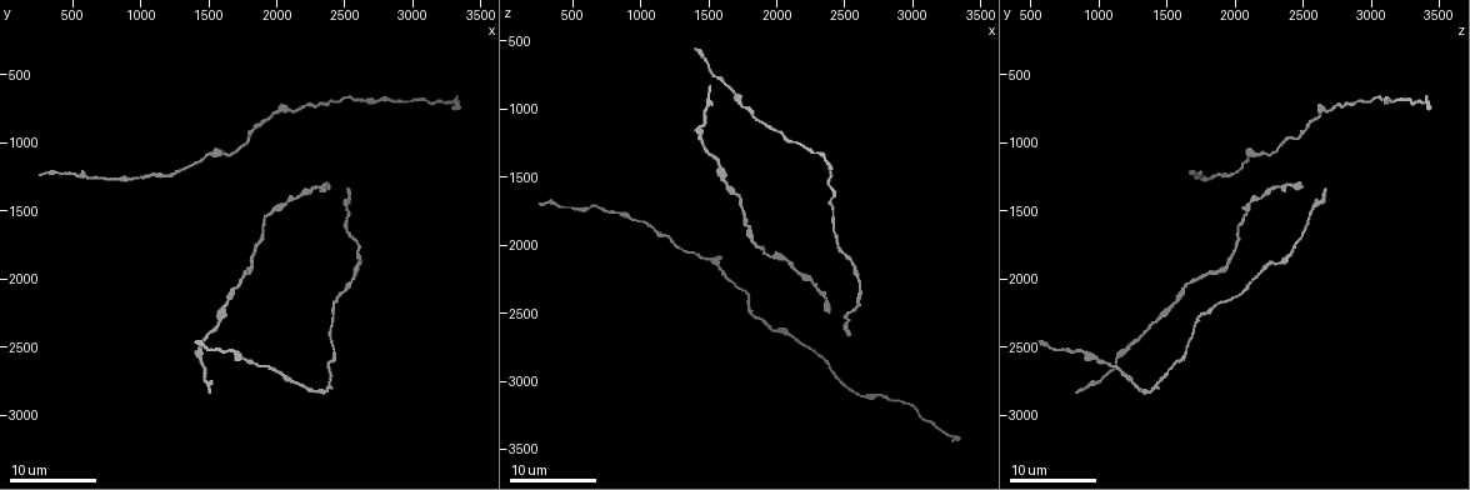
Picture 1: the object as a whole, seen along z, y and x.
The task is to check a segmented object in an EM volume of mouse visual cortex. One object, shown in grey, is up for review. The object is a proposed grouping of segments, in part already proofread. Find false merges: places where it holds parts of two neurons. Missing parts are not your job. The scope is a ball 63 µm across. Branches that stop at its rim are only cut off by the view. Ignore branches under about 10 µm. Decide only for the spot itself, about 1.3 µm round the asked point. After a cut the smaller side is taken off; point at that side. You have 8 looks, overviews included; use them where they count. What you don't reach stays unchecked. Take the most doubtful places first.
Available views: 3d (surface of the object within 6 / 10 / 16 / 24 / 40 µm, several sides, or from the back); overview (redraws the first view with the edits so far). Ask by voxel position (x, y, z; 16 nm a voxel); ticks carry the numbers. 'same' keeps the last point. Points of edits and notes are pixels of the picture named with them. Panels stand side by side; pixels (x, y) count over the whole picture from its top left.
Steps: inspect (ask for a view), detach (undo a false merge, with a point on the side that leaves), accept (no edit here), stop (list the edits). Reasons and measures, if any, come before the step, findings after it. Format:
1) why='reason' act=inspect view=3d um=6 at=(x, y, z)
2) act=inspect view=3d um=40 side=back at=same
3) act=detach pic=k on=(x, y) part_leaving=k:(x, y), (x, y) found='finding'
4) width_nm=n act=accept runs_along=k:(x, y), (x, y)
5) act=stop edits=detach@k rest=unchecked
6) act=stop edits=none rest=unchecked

why='calibre changes' act=inspect view=3d um=10 at=(1720, 2560, 920)

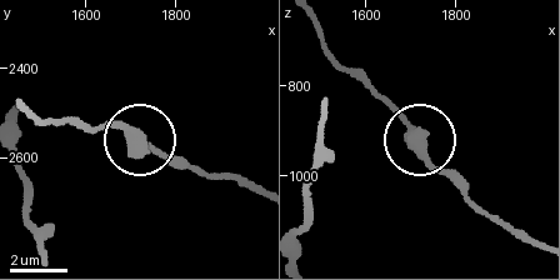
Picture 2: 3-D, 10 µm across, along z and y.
act=accept runs_along=2:(259, 188), (194, 171), (115, 129), (81, 121) found='all the same neuron'

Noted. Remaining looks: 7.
why='thick turns thin' act=inspect view=3d um=6 at=(1480, 1120, 2100)

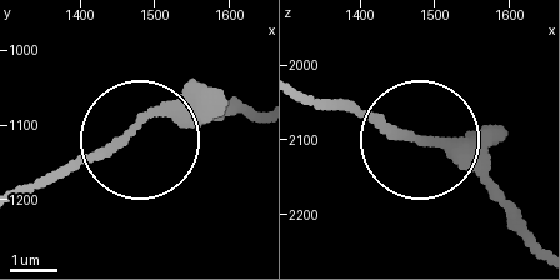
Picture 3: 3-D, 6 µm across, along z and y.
act=inspect view=3d um=6 side=back at=(1480, 1095, 2095)

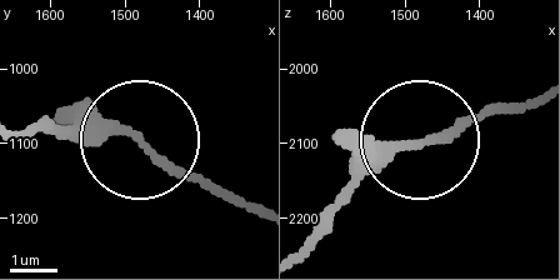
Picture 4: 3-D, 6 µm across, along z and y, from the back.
act=accept runs_along=4:(305, 246), (353, 186), (413, 146), (515, 106) found='continuous, no second neuron'

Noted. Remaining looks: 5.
act=inspect view=3d um=10 at=(2280, 740, 2760)

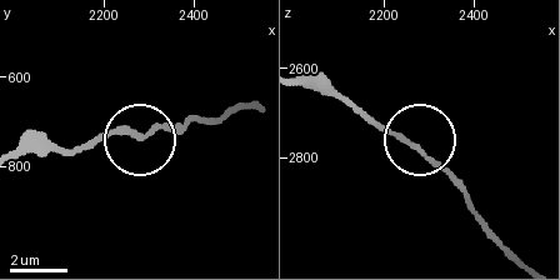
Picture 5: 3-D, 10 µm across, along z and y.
side_arm_um=60 act=accept runs_along=5:(141, 139), (115, 131), (60, 146) found='all the same neuron'

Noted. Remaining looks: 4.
why='thick turns thin' act=inspect view=3d um=6 at=(2500, 1480, 2580)

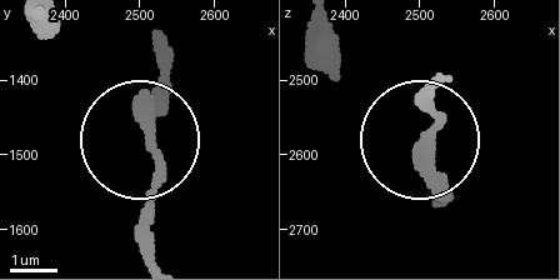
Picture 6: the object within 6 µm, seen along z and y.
act=accept found='one neuron here'

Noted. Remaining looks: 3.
act=stop edits=none rest=unchecked

